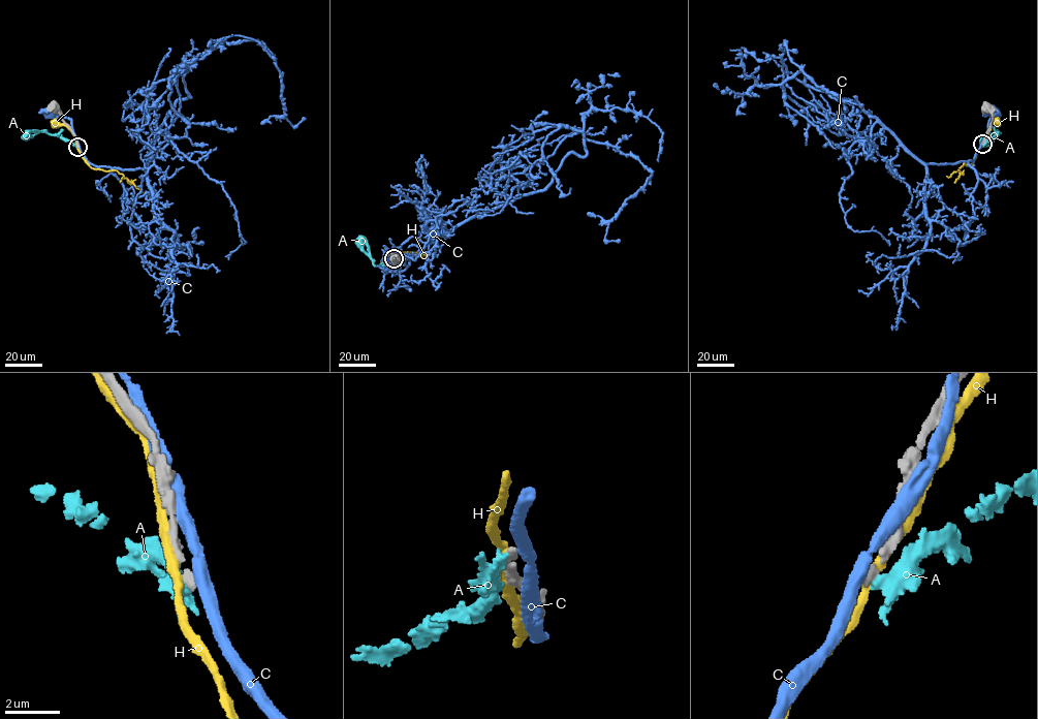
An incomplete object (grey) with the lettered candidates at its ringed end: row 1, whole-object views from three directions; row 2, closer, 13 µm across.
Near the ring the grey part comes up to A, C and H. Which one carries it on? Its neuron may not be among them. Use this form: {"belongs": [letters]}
{"belongs": []}

